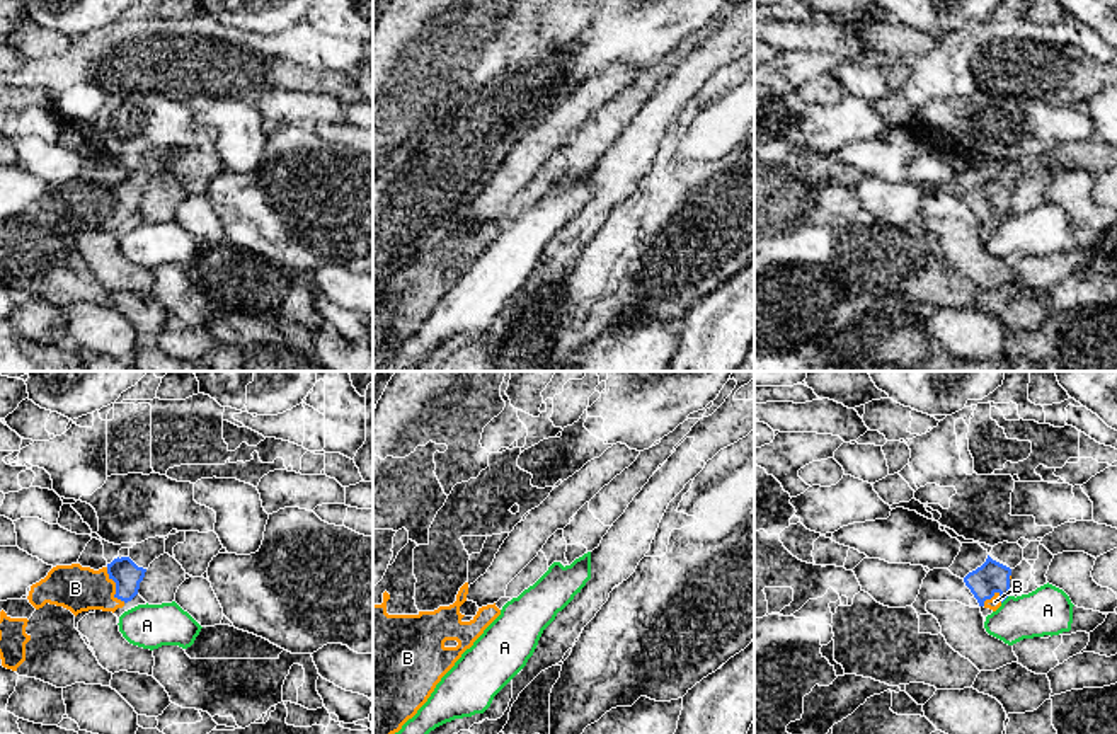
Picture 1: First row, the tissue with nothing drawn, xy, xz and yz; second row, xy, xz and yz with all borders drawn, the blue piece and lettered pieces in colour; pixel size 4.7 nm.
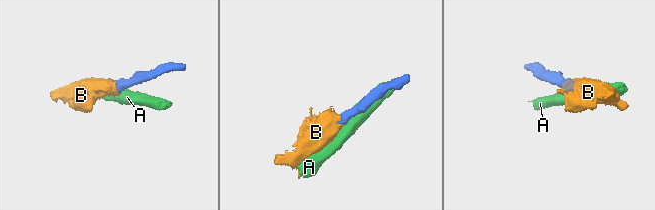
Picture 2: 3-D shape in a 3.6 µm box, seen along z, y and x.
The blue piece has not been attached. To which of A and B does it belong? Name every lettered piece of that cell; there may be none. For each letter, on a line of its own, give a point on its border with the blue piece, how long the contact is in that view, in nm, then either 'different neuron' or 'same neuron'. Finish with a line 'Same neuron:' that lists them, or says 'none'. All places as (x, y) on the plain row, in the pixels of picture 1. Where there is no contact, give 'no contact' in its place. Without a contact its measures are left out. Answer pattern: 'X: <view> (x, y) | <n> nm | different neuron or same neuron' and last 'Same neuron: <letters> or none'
A: yz (1005, 217) | 60 nm | different neuron
B: xy (116, 205) | 190 nm | same neuron
Same neuron: B

